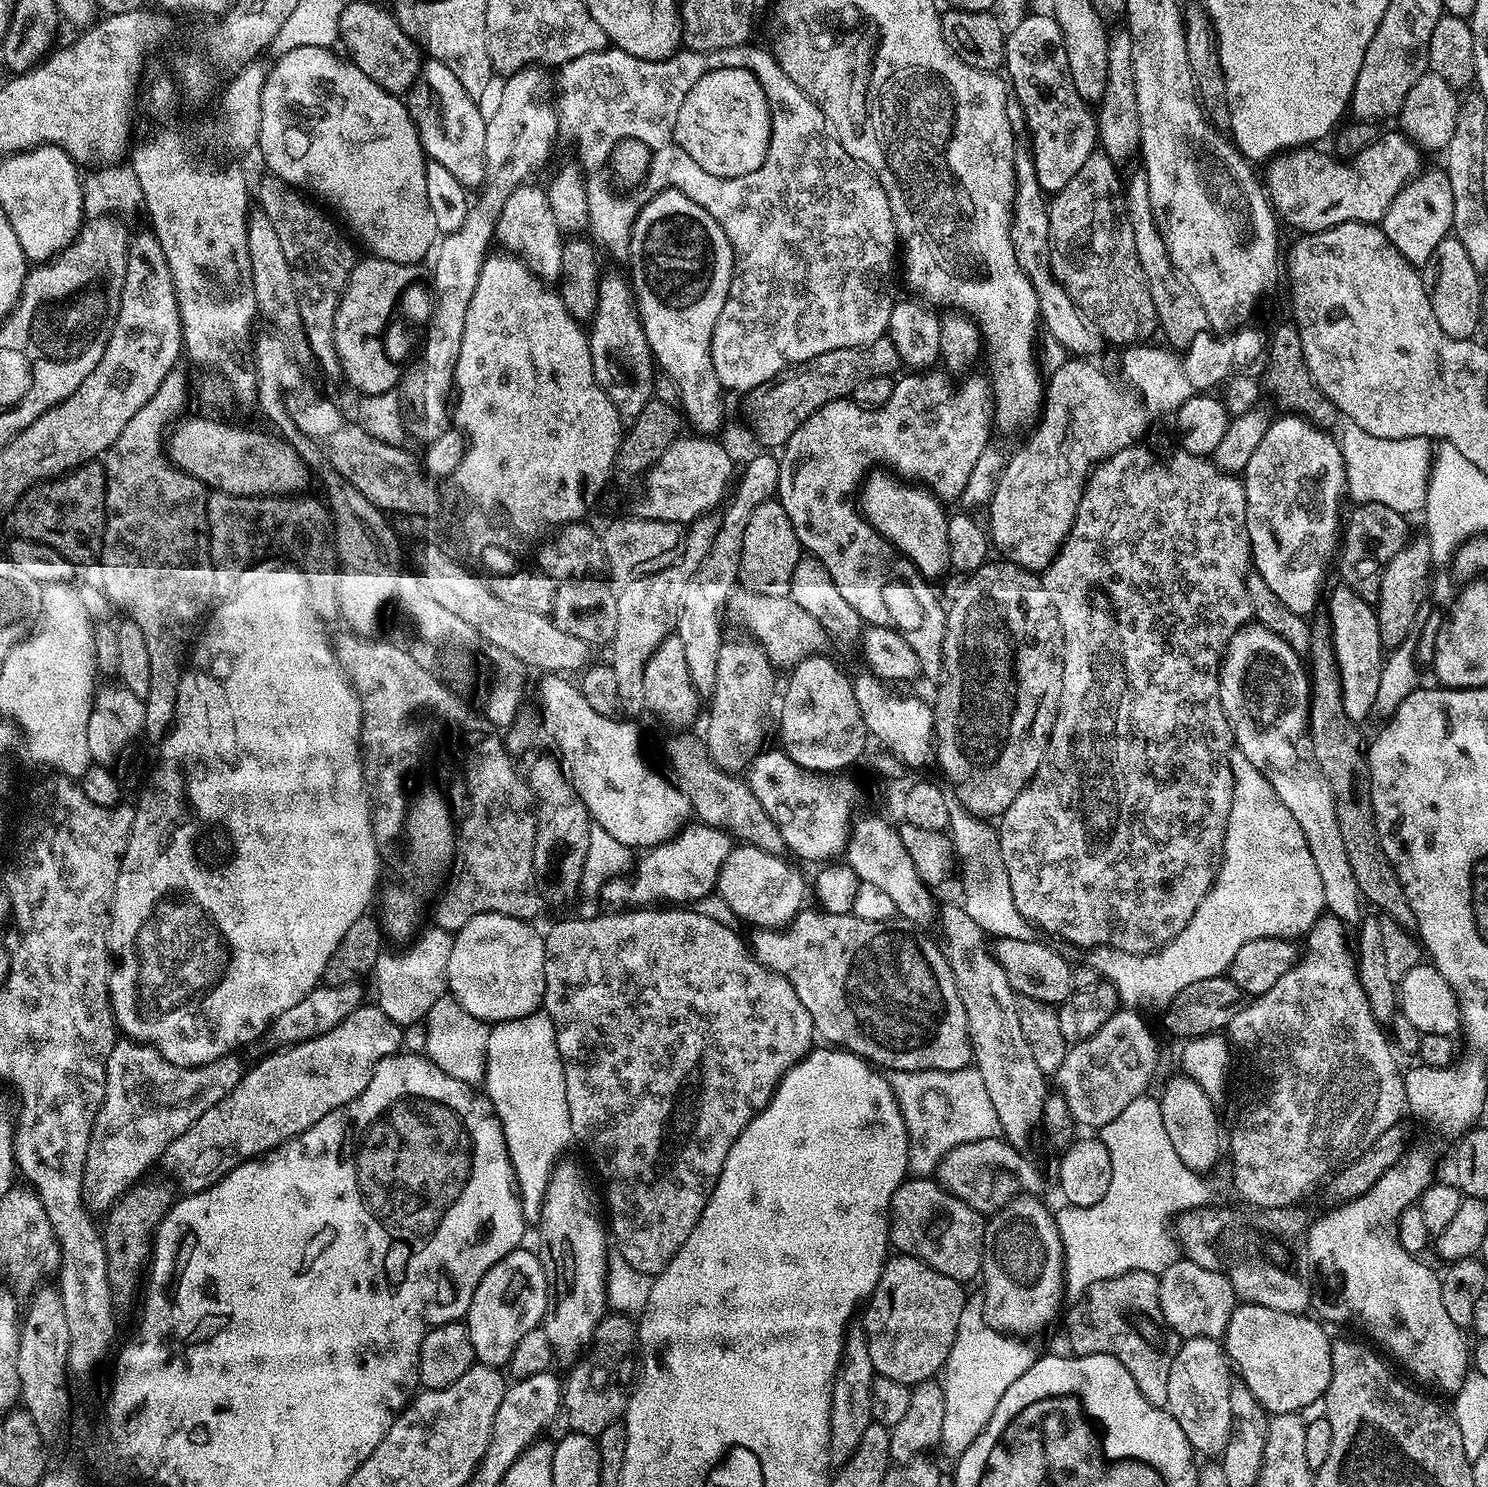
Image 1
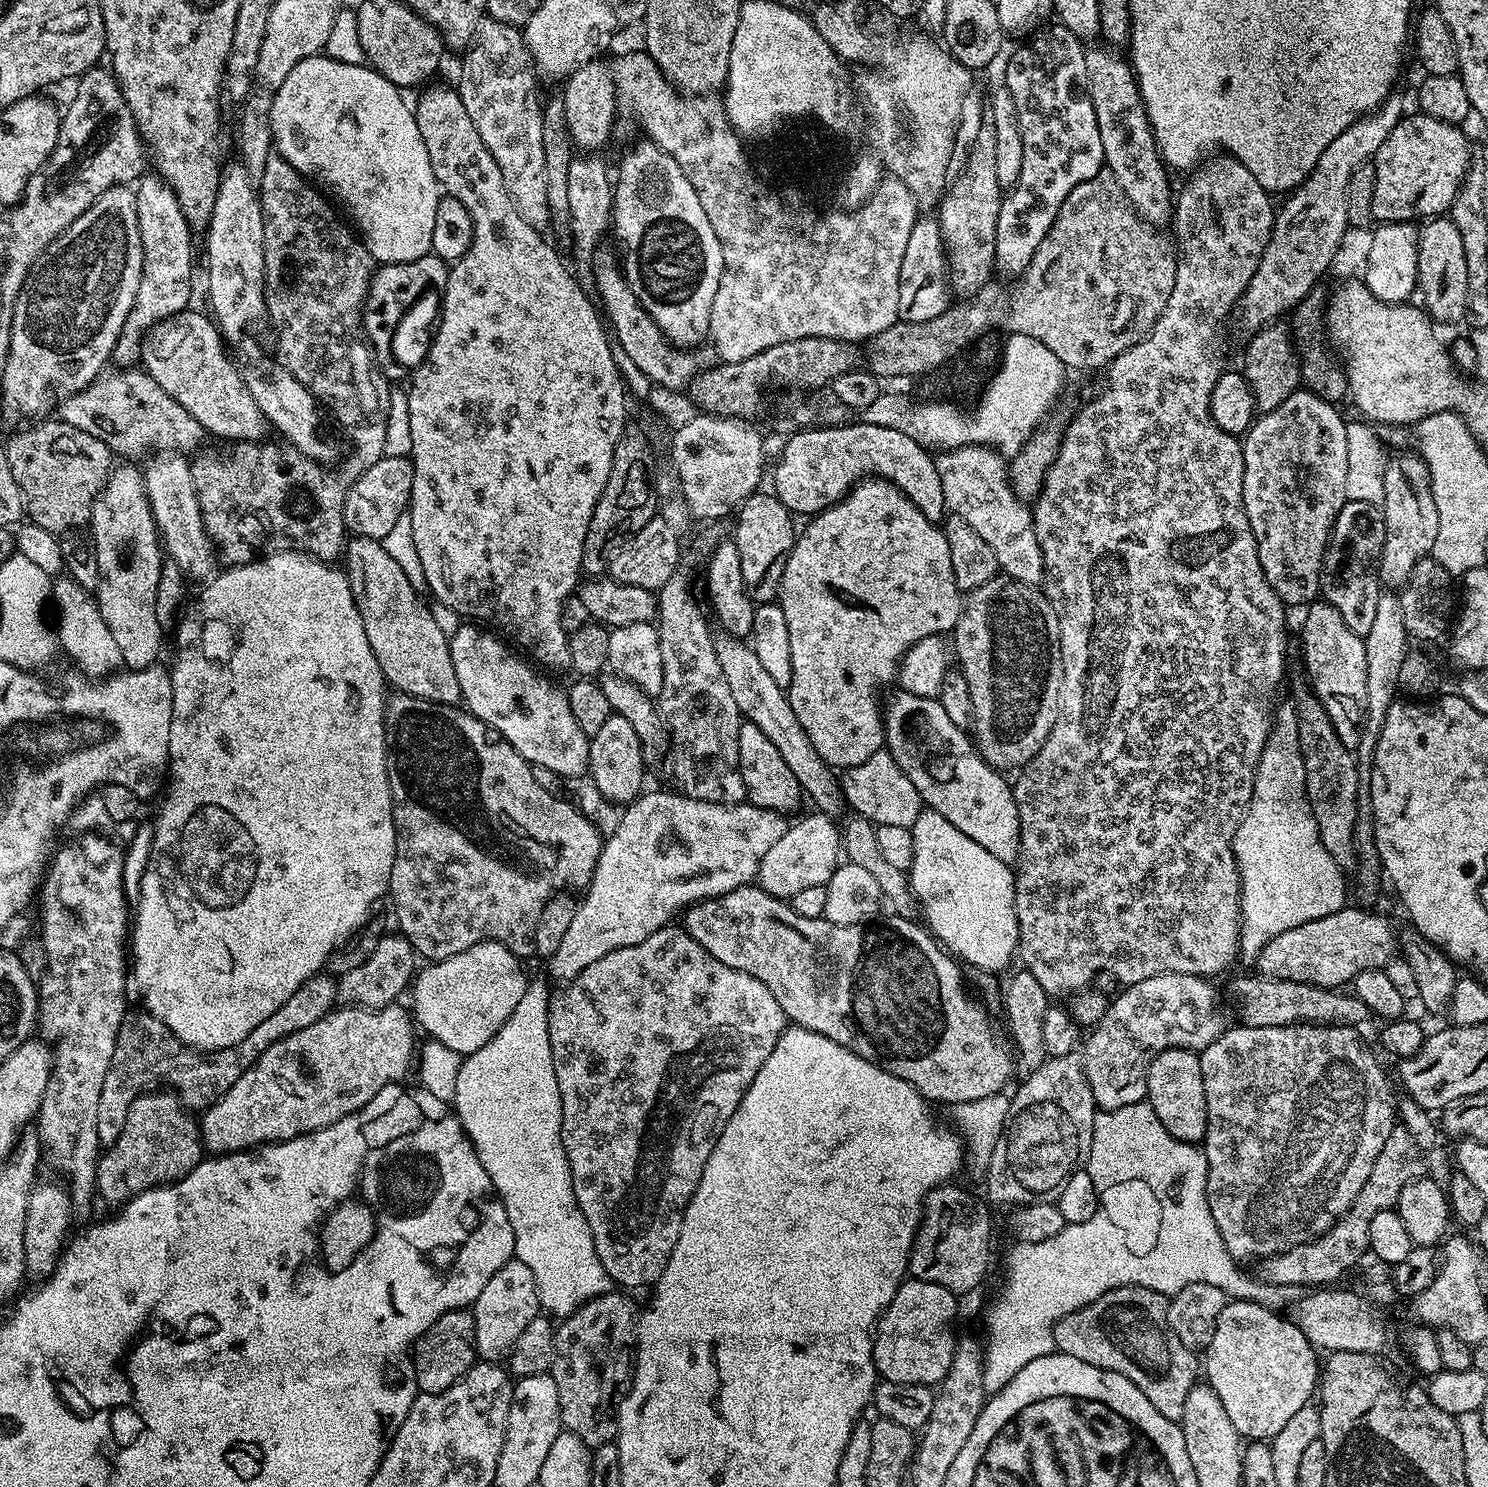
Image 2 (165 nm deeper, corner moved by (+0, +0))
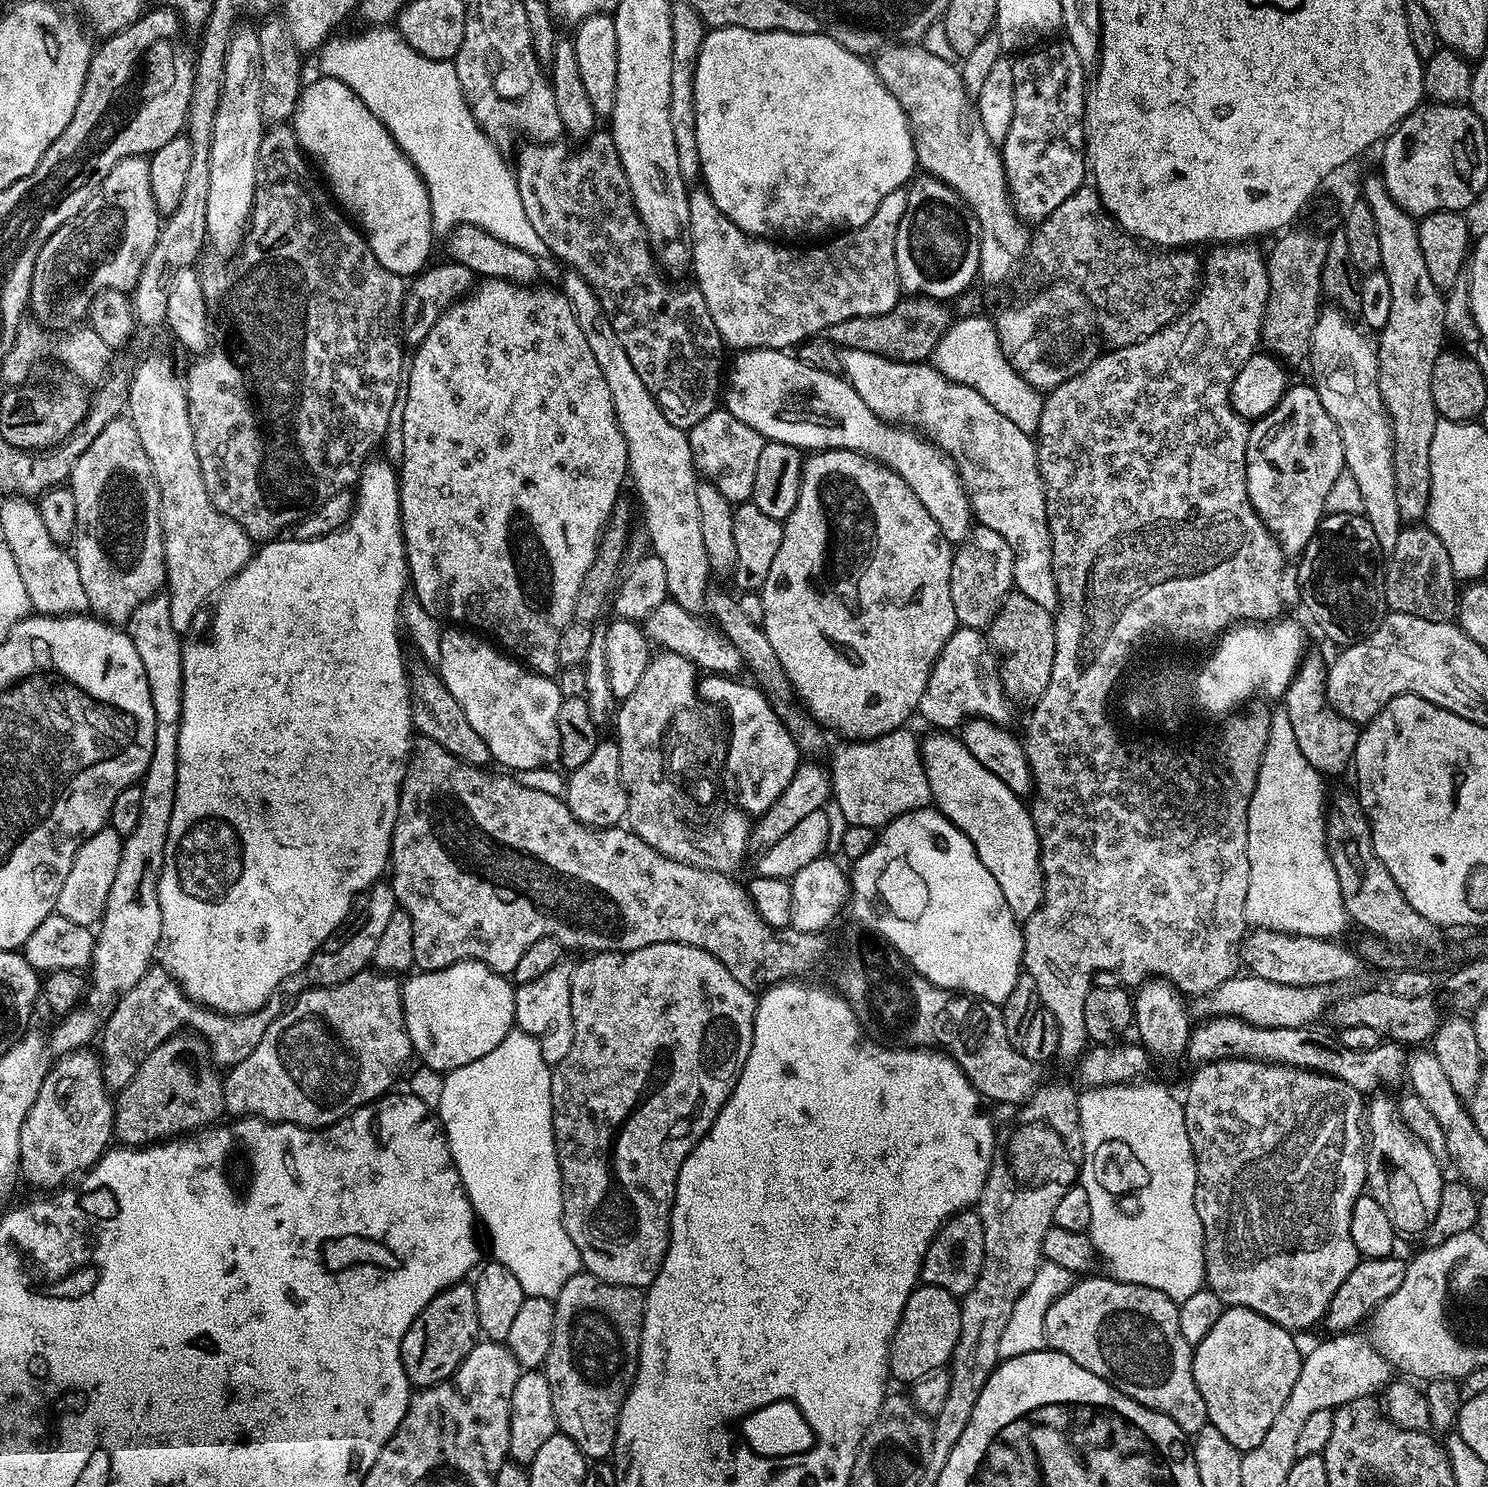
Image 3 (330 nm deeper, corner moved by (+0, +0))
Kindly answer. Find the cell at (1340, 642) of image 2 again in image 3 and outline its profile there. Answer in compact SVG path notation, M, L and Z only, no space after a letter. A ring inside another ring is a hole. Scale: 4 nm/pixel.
M1305 655L1301 660L1299 668L1296 670L1296 677L1290 682L1288 691L1282 697L1283 707L1286 709L1290 718L1290 726L1294 726L1294 738L1298 742L1298 750L1306 757L1306 762L1314 766L1317 772L1328 776L1340 776L1344 771L1349 771L1356 755L1360 728L1353 720L1347 720L1342 714L1338 714L1328 704L1326 690L1326 678L1328 677L1328 664L1320 656Z

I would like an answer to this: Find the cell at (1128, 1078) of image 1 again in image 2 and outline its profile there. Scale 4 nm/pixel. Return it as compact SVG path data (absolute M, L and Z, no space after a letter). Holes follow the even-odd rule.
M1167 972L1166 974L1158 974L1154 978L1142 978L1142 982L1134 982L1127 985L1123 990L1117 991L1114 999L1109 1003L1106 1014L1091 1029L1092 1032L1087 1033L1086 1039L1083 1041L1082 1063L1084 1065L1084 1077L1092 1091L1092 1097L1096 1103L1097 1109L1110 1112L1118 1110L1127 1104L1139 1104L1147 1097L1148 1094L1148 1071L1150 1070L1150 1062L1154 1062L1154 1058L1158 1058L1158 1054L1162 1054L1162 1050L1170 1050L1171 1048L1188 1048L1194 1053L1201 1053L1206 1046L1210 1046L1222 1033L1228 1031L1230 1021L1224 1013L1224 1008L1220 1005L1220 992L1215 988L1211 979L1203 976L1191 976L1190 974L1178 974L1177 972Z

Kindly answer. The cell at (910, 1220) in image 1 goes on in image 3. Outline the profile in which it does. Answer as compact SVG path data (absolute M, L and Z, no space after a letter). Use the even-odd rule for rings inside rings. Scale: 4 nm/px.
M979 1211L955 1212L936 1231L936 1236L930 1242L920 1267L919 1279L930 1286L938 1286L942 1290L946 1290L951 1296L963 1298L972 1289L974 1282L978 1282L985 1250L986 1238L982 1230L982 1218Z

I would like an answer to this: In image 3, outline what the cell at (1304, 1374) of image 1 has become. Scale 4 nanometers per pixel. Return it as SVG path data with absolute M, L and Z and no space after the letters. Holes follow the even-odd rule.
M1225 1307L1209 1333L1195 1345L1192 1354L1192 1373L1198 1386L1198 1394L1202 1394L1202 1402L1206 1402L1208 1422L1216 1427L1218 1434L1230 1442L1241 1452L1254 1450L1262 1438L1266 1438L1266 1430L1278 1418L1278 1410L1286 1406L1286 1398L1290 1398L1290 1390L1294 1390L1294 1382L1298 1382L1298 1374L1302 1363L1302 1351L1296 1345L1291 1331L1268 1318L1245 1308Z

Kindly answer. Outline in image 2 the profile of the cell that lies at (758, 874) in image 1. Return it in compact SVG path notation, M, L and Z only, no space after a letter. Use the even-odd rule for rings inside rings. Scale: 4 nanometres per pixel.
M819 810L813 816L804 816L797 824L793 823L774 842L774 846L762 858L760 868L756 872L755 883L766 894L777 896L779 900L788 902L794 894L807 890L809 886L825 886L832 873L836 871L842 860L842 841L840 828L832 825L833 817Z

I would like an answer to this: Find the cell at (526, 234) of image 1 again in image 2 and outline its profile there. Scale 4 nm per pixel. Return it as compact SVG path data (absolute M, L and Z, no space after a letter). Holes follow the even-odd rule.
M491 18L482 19L478 22L472 43L468 45L463 56L464 65L460 68L460 84L458 83L462 106L466 106L466 114L470 114L478 134L482 134L486 150L490 150L494 162L498 162L498 170L502 170L504 189L510 194L510 202L514 202L514 210L522 214L522 222L530 222L532 228L547 229L551 214L547 206L543 168L542 104L540 100L536 101L538 76L534 71L532 56L524 45L521 29L517 25Z

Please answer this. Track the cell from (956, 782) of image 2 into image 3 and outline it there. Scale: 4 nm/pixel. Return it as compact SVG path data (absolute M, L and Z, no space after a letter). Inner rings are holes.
M944 730L931 734L933 736L919 741L919 749L935 807L959 832L970 838L982 864L1001 887L1016 920L1028 920L1044 900L1040 843L1029 807L1004 782L986 770L960 738Z

